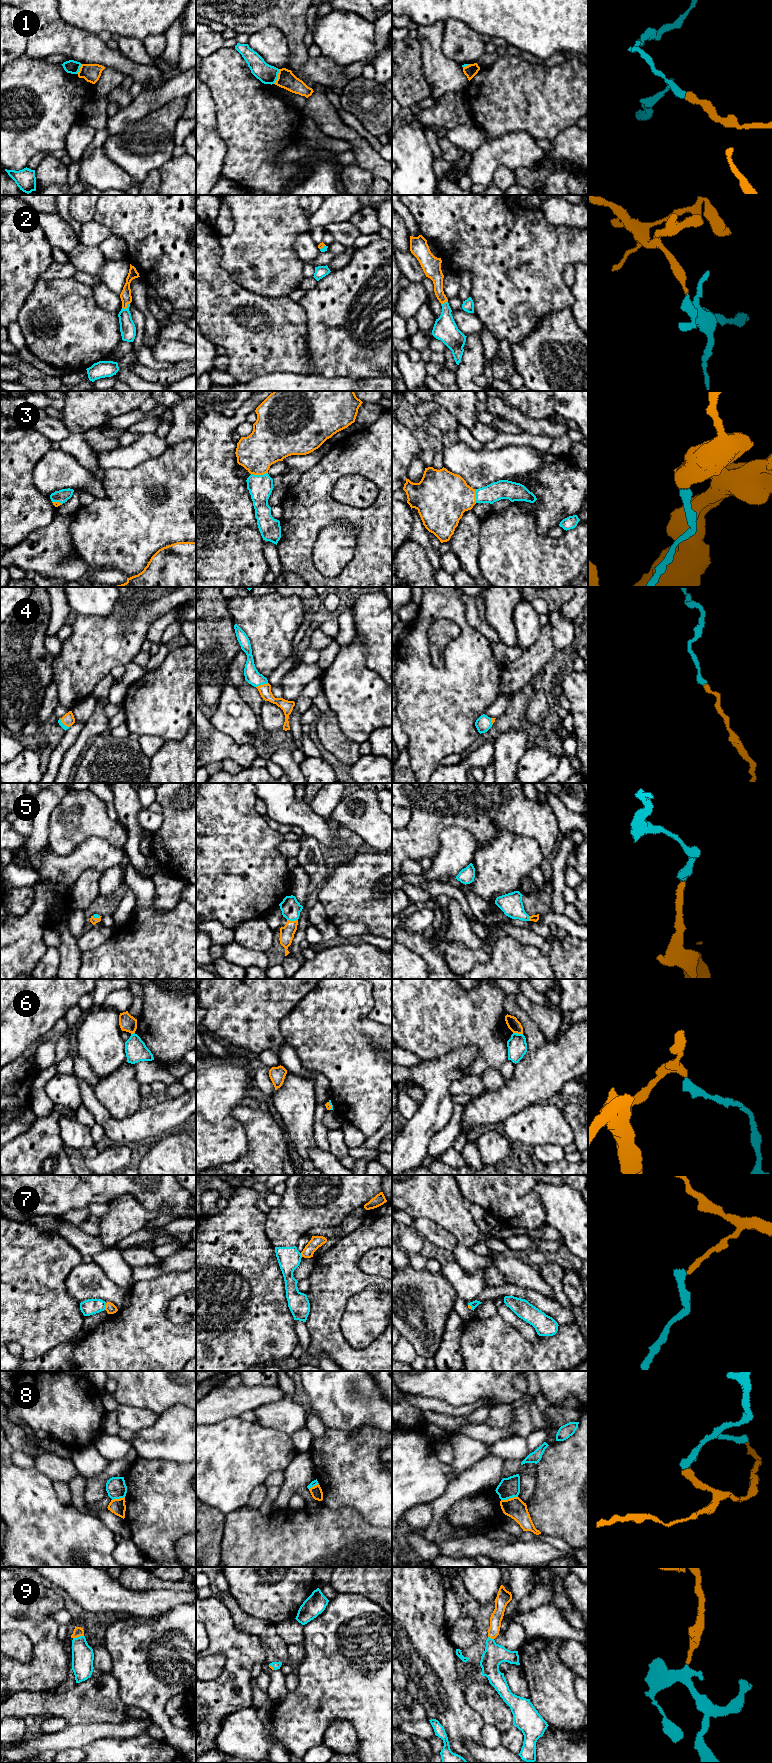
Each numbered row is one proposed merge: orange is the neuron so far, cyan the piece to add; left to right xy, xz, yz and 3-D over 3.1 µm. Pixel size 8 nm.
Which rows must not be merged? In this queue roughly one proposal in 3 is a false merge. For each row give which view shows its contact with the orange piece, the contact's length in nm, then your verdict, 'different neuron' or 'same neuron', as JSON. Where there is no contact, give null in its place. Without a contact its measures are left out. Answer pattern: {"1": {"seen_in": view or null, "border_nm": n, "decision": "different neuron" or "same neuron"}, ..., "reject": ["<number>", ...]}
{"1": {"seen_in": "xz", "border_nm": 130, "decision": "different neuron"}, "2": {"seen_in": "xy", "border_nm": 80, "decision": "same neuron"}, "3": {"seen_in": "xz", "border_nm": 140, "decision": "same neuron"}, "4": {"seen_in": "xz", "border_nm": 110, "decision": "same neuron"}, "5": {"seen_in": "xz", "border_nm": 90, "decision": "same neuron"}, "6": {"seen_in": "yz", "border_nm": 80, "decision": "different neuron"}, "7": {"seen_in": "xy", "border_nm": 60, "decision": "different neuron"}, "8": {"seen_in": "yz", "border_nm": 140, "decision": "different neuron"}, "9": {"seen_in": "xy", "border_nm": 90, "decision": "same neuron"}, "reject": ["1", "6", "7", "8"]}

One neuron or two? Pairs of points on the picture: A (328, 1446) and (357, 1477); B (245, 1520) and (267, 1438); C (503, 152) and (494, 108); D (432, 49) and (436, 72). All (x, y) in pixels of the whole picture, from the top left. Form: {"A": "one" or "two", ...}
{"A": "one", "B": "two", "C": "two", "D": "one"}

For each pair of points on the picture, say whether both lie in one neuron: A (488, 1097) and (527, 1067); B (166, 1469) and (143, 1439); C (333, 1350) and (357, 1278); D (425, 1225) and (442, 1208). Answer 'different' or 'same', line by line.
A: same
B: different
C: same
D: different

